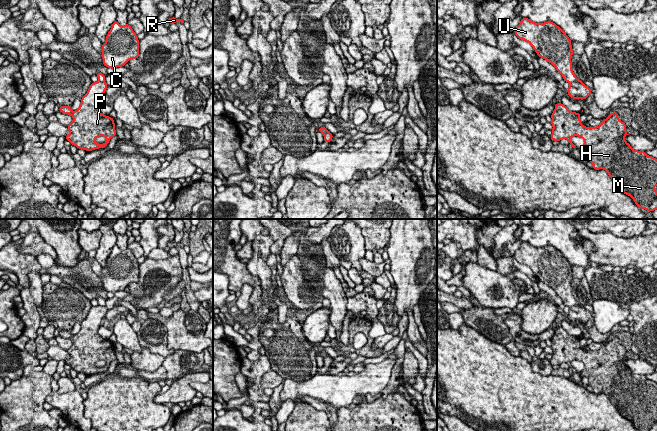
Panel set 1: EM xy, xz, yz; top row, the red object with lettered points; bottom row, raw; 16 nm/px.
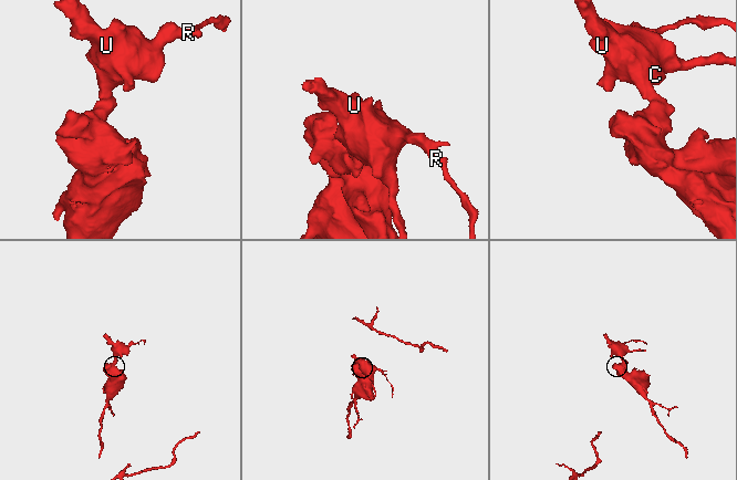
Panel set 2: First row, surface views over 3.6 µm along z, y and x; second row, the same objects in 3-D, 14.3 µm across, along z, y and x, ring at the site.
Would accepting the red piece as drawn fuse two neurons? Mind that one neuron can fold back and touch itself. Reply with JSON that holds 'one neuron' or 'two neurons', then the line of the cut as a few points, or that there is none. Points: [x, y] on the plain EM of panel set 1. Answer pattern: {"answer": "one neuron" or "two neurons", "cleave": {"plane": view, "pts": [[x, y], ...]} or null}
{"answer": "two neurons", "cleave": {"plane": "yz", "pts": [[570, 306], [583, 307]]}}

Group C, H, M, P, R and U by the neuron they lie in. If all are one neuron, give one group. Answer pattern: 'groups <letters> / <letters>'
groups C R U / H M P

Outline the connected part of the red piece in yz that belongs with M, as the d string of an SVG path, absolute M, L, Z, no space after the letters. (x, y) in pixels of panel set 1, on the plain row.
M557 327L551 342L553 350L550 362L554 365L567 363L569 368L575 372L571 362L578 360L584 363L581 372L582 377L587 377L593 393L604 393L609 401L616 407L619 413L630 420L638 431L657 431L657 383L649 380L645 375L634 374L624 363L629 359L626 349L620 345L617 336L612 336L597 351L585 351L580 345L581 337L570 335L562 327Z

